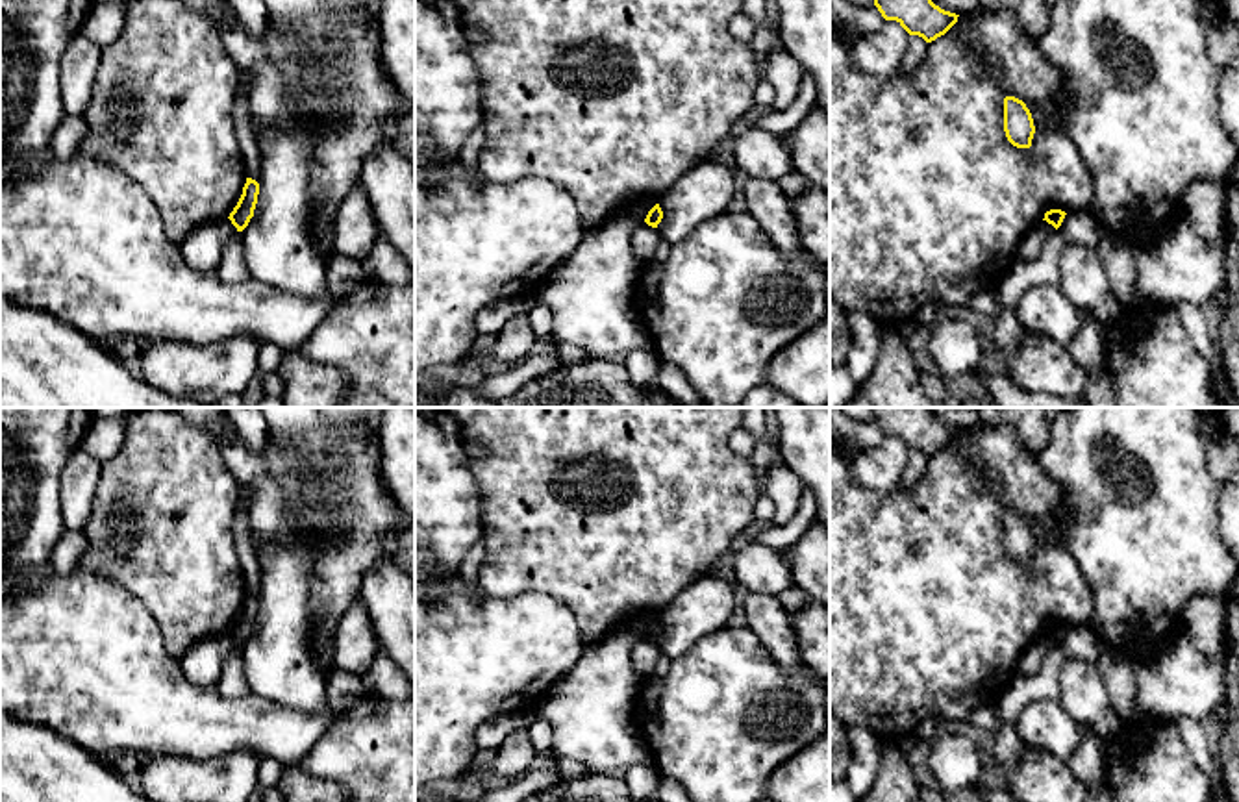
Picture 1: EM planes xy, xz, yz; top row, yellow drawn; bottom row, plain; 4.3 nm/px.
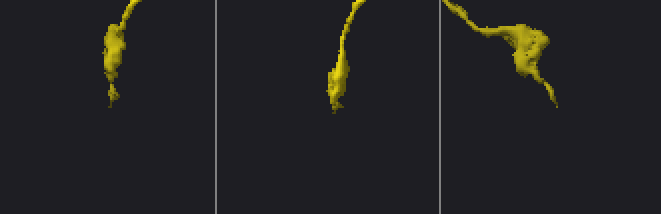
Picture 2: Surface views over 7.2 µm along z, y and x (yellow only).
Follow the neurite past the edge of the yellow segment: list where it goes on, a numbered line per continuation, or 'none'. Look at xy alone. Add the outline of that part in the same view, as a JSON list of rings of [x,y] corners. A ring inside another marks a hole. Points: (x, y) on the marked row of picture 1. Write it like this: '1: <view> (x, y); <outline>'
1: xy (247, 141); [[[244,70],[241,74],[239,91],[232,106],[232,120],[237,135],[237,146],[243,154],[244,174],[259,183],[261,180],[261,150],[254,133],[254,126],[248,111],[248,85],[252,81],[252,72]]]

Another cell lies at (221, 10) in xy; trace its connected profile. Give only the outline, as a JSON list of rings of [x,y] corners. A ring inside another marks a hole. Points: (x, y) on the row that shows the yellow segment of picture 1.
[[[181,0],[191,11],[198,11],[207,19],[224,22],[226,26],[237,26],[239,19],[230,0]]]

